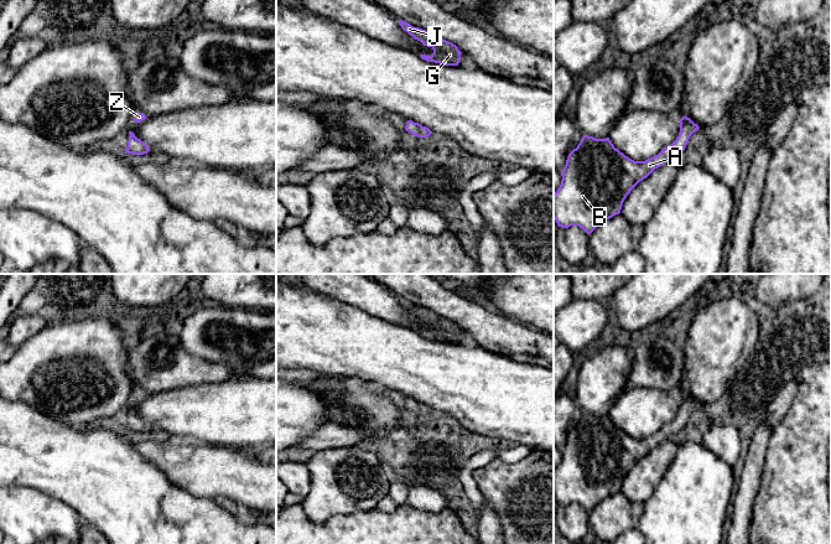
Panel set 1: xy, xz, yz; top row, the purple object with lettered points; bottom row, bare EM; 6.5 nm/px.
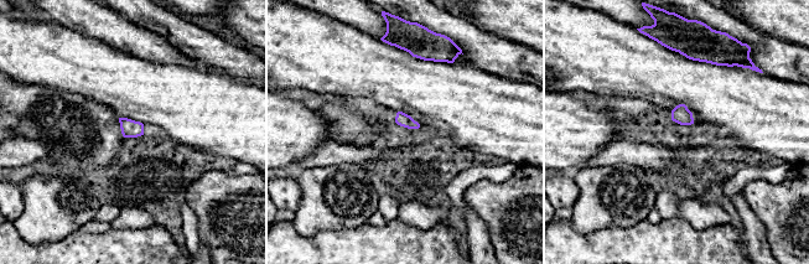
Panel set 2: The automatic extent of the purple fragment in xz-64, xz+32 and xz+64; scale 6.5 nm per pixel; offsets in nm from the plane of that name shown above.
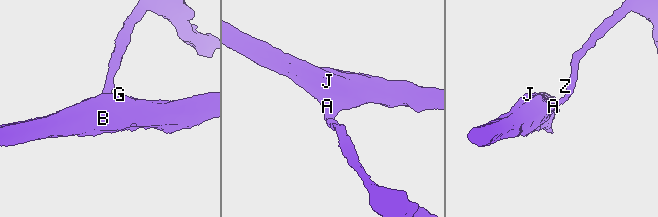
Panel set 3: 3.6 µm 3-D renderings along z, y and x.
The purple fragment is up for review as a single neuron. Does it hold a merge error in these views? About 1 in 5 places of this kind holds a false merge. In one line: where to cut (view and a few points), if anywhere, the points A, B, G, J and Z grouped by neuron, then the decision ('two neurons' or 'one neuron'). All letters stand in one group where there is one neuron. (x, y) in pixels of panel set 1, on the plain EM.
cut none; groups A B G J Z; one neuron

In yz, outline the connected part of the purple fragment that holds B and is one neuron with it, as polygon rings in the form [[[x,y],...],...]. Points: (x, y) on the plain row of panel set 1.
[[[682,394],[676,418],[645,439],[629,436],[614,425],[609,415],[596,416],[583,413],[577,425],[568,431],[561,450],[561,462],[554,471],[554,497],[557,503],[562,506],[578,503],[591,512],[601,501],[620,491],[624,477],[640,458],[664,440],[674,439],[685,428],[690,414],[696,408],[698,403],[690,395]]]

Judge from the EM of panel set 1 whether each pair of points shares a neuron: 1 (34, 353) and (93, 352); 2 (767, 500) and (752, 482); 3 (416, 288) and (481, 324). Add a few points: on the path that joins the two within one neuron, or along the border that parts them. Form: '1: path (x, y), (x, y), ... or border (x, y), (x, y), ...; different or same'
1: path (48, 353), (78, 353); same
2: border (764, 461), (759, 490), (749, 517); different
3: path (432, 295), (465, 312); same

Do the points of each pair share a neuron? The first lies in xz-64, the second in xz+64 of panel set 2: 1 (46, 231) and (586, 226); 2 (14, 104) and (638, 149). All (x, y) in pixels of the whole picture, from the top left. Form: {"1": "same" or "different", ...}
{"1": "same", "2": "different"}

